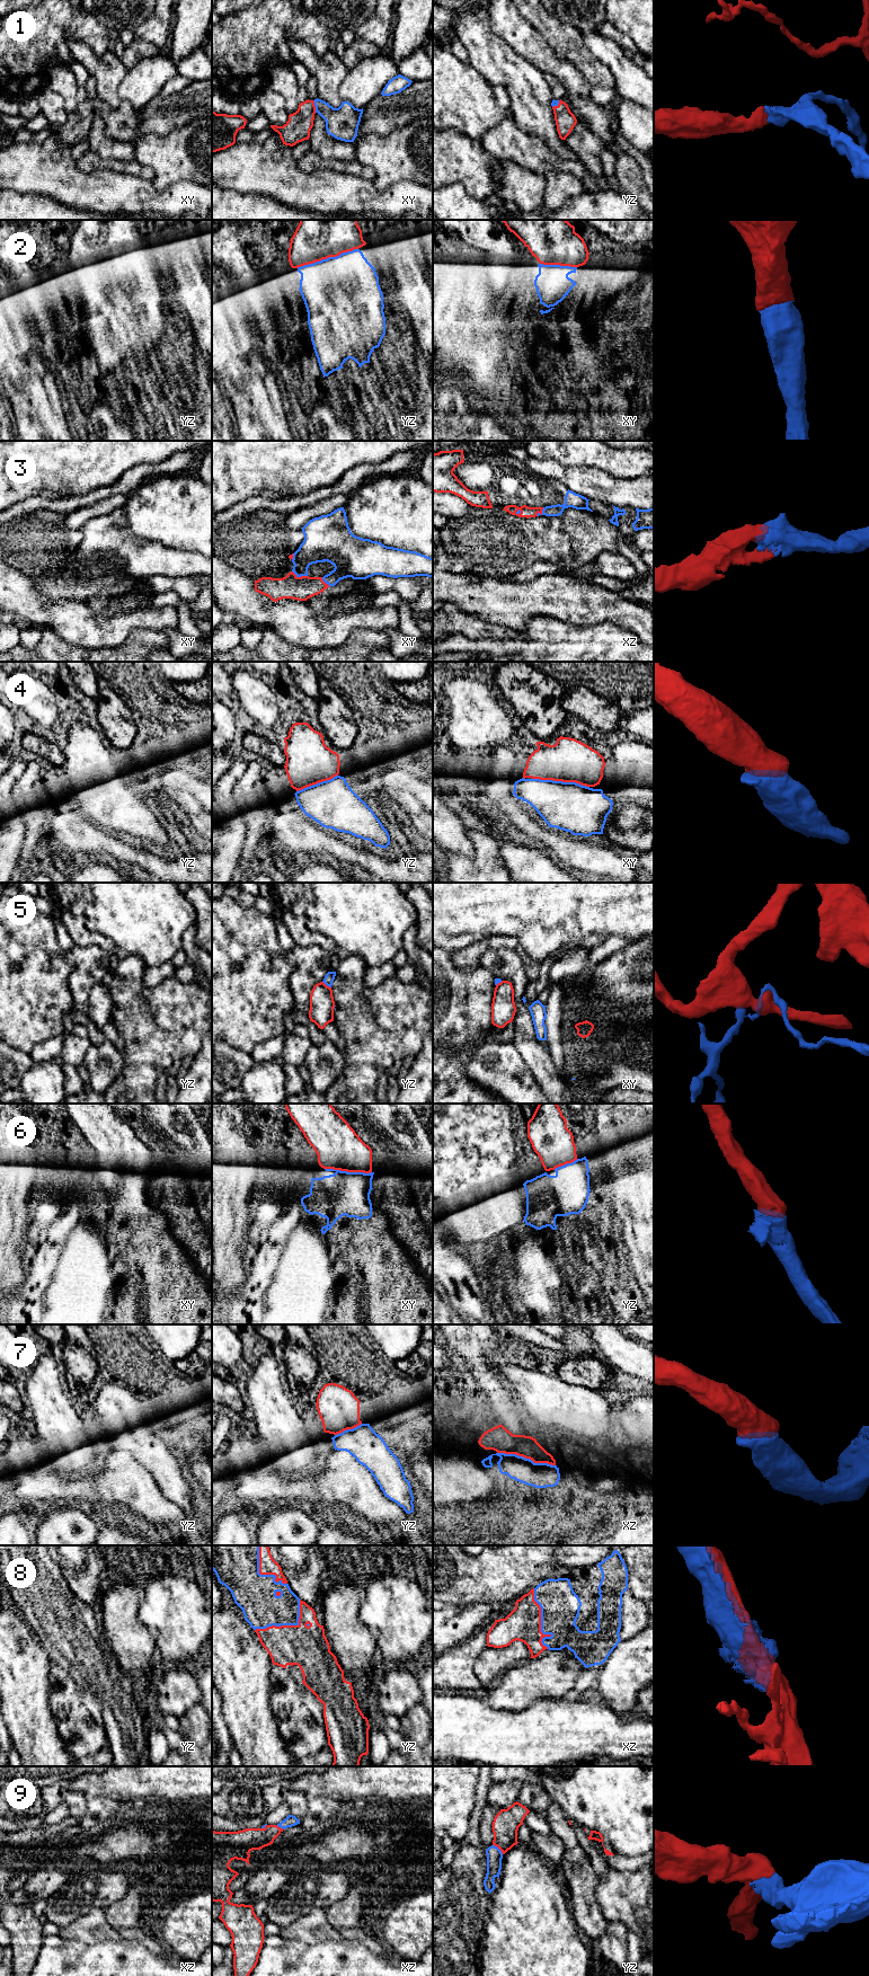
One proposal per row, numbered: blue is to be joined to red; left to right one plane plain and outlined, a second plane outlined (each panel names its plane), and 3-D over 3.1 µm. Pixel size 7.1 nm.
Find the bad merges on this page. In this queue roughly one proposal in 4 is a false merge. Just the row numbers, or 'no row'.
5

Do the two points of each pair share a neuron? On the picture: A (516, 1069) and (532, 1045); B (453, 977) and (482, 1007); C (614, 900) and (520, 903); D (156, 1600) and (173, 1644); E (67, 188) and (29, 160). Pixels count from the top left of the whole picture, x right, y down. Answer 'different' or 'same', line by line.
A: different
B: same
C: same
D: same
E: same

